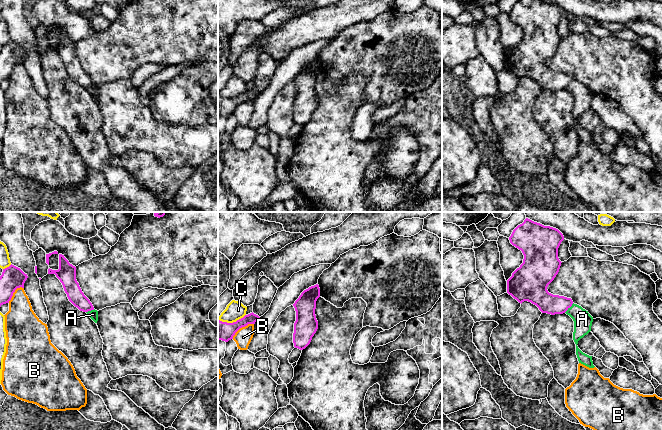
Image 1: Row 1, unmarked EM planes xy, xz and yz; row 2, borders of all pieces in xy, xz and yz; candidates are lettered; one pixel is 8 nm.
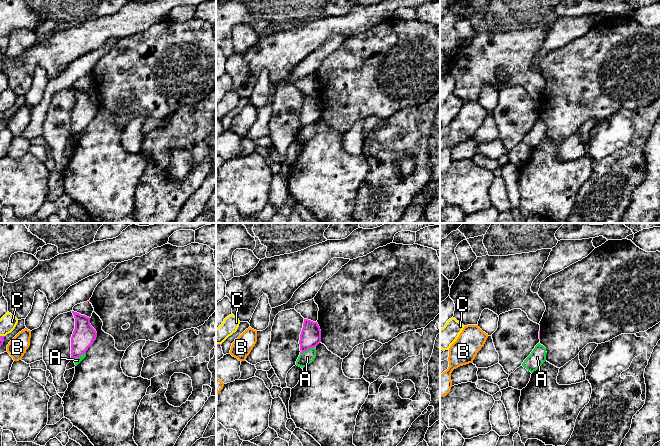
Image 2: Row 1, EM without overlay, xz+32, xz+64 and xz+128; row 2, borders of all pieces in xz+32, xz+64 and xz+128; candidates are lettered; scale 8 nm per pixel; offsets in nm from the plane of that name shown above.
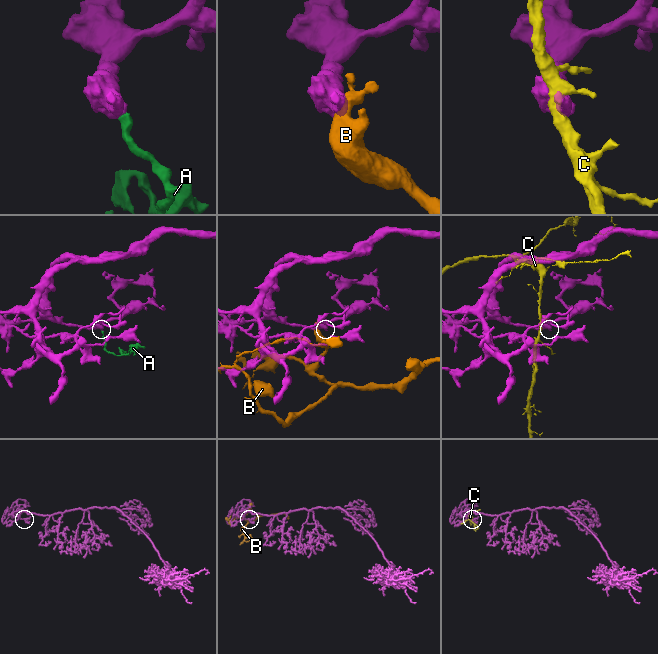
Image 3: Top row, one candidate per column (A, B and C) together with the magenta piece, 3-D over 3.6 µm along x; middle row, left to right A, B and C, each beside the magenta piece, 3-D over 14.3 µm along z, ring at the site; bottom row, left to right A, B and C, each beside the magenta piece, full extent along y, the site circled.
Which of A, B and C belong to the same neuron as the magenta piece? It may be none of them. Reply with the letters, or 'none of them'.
none of them

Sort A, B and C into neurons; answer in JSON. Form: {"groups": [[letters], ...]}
{"groups": [["A"], ["B"], ["C"]]}

